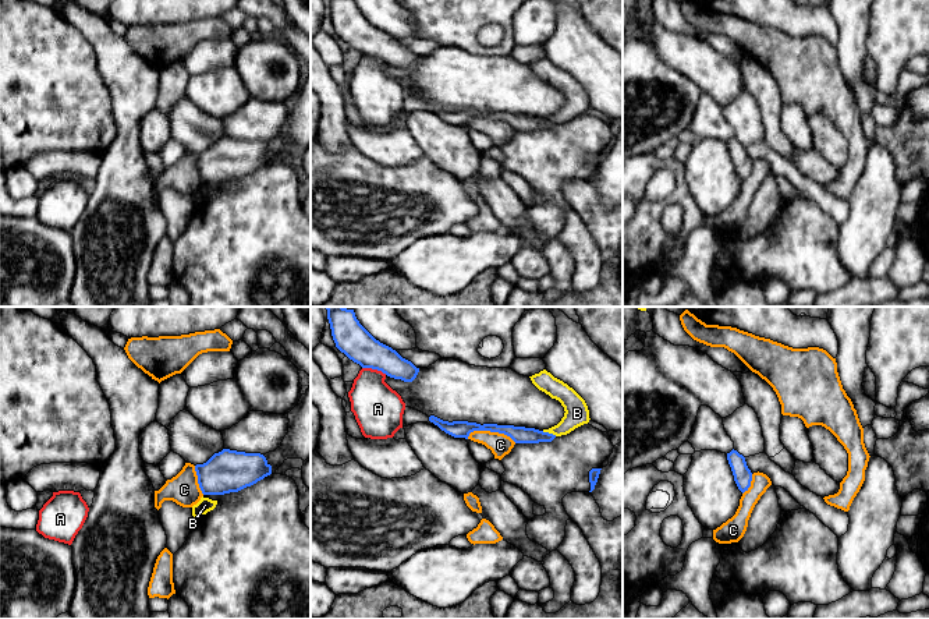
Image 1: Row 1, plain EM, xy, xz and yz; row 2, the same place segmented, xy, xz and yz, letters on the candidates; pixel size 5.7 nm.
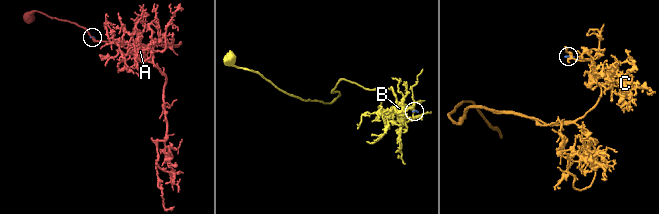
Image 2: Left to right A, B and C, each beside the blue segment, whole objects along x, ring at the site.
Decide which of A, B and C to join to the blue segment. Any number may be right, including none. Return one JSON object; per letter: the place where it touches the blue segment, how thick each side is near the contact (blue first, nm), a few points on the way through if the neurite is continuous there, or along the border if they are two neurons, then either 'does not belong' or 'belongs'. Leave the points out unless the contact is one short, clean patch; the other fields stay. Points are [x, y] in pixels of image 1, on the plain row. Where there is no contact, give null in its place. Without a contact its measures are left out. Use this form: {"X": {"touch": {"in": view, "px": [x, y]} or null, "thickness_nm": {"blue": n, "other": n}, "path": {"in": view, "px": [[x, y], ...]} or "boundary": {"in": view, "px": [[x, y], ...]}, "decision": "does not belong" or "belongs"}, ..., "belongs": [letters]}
{"A": {"touch": {"in": "xz", "px": [375, 56]}, "thickness_nm": {"blue": 190, "other": 280}, "decision": "does not belong"}, "B": {"touch": {"in": "xz", "px": [548, 120]}, "thickness_nm": {"blue": 100, "other": 140}, "boundary": {"in": "xz", "px": [[542, 119], [556, 123]]}, "decision": "does not belong"}, "C": {"touch": {"in": "xz", "px": [492, 119]}, "thickness_nm": {"blue": 100, "other": 130}, "boundary": {"in": "xz", "px": [[467, 124], [474, 119], [497, 119], [509, 123], [516, 130]]}, "decision": "does not belong"}, "belongs": []}

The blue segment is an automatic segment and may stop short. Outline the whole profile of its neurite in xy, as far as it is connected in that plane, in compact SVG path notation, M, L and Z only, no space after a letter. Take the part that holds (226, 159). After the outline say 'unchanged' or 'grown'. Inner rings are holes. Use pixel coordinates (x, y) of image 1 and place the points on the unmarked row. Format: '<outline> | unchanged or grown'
M223 137L206 151L196 152L198 171L203 183L238 180L272 162L272 153L260 141Z | unchanged

